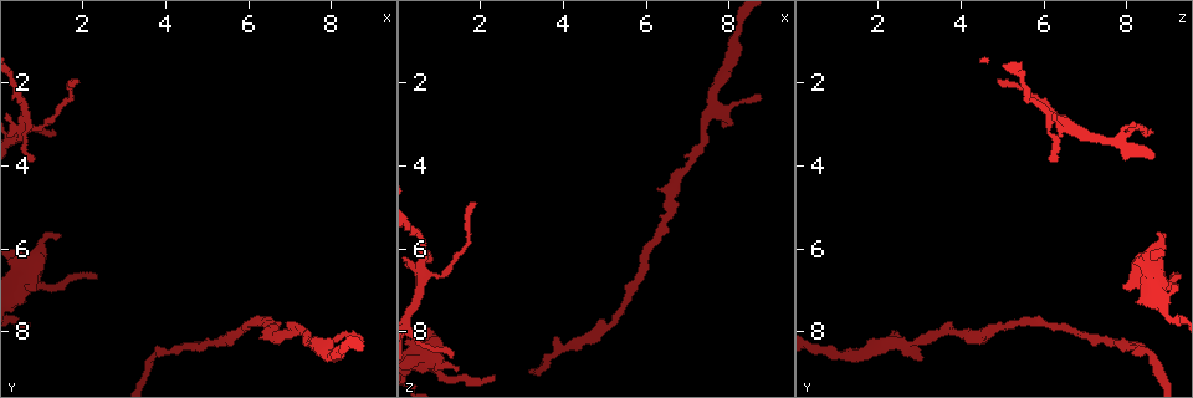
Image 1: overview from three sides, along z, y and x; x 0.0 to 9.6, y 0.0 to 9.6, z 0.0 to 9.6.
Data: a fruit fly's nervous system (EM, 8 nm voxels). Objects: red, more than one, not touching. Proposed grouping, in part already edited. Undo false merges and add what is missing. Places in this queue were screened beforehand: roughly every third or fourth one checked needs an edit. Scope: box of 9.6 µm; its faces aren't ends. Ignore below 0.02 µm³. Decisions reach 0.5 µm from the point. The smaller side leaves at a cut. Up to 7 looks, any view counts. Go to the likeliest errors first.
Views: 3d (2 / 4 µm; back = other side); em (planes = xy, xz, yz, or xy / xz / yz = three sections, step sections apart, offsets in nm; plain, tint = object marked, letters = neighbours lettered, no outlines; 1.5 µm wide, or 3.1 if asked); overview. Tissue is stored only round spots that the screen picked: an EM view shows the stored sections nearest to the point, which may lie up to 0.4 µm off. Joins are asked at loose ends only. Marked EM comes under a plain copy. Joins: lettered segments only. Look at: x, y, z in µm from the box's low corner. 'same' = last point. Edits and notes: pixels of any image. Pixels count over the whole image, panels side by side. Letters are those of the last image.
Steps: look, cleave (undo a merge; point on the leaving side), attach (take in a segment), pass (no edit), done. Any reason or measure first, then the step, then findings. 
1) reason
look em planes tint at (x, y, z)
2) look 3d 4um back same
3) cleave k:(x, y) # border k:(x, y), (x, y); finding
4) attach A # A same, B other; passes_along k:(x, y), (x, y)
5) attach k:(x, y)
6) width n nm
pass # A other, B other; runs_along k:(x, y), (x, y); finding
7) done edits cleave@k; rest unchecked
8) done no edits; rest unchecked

free end
look em planes letters at (1.50, 5.70, 8.95)

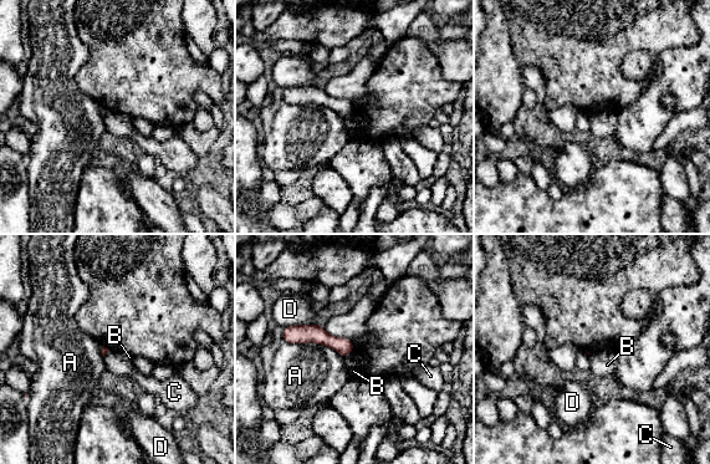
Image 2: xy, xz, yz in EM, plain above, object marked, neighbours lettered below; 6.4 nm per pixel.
pass # A other, B other, C other, D other; runs_along 2:(286, 330), (317, 334), (350, 347); no lettered segment goes on from it

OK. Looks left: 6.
tapers out
look 3d 2um at (1.85, 1.95, 4.90)

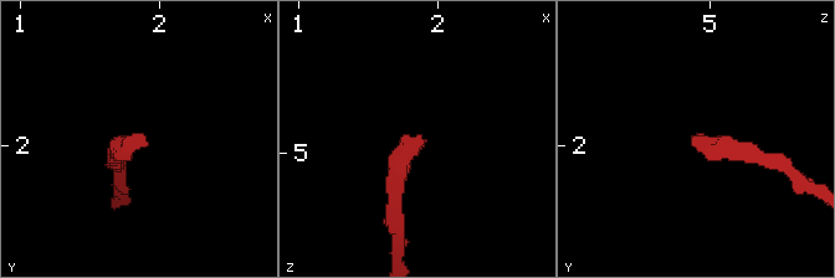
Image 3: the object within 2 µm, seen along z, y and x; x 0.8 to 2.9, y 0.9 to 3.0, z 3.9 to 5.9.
look em yz step 4 tint at (1.88, 1.98, 4.92)

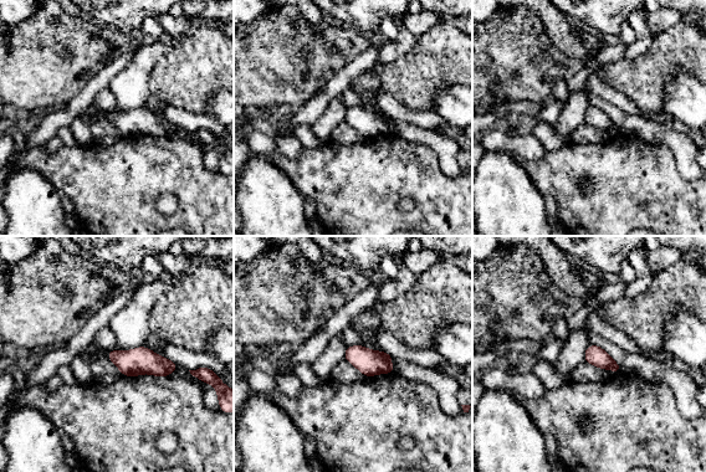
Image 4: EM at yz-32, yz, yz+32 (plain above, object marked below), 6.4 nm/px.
cut it another way
look em planes letters same

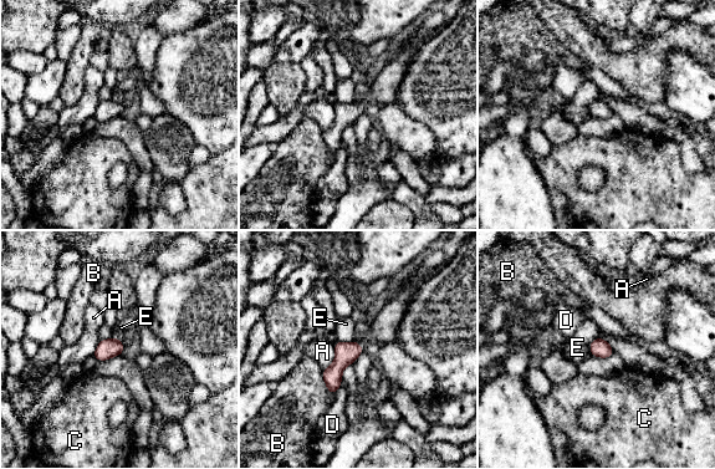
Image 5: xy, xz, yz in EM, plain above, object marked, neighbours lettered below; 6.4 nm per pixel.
pass # A other, B other, C other, D other, E other; none of them fits

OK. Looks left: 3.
an open end
look 3d 4um at (8.75, 8.10, 2.25)

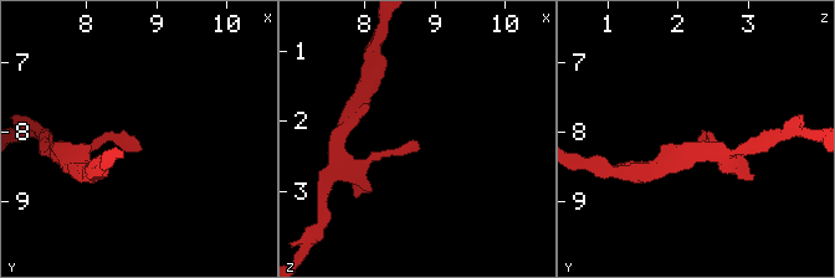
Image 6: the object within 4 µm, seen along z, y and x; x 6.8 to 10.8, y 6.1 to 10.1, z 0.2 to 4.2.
shape alone is not enough
look em xy step 8 tint at (8.75, 8.15, 2.30)

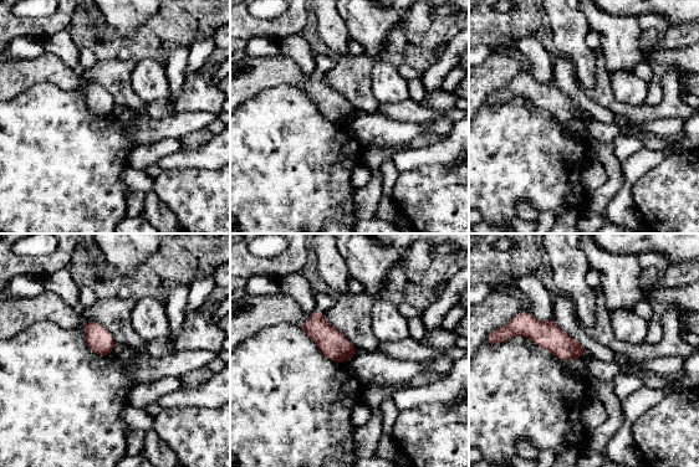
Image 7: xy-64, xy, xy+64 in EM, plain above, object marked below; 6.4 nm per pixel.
another direction
look em planes letters same

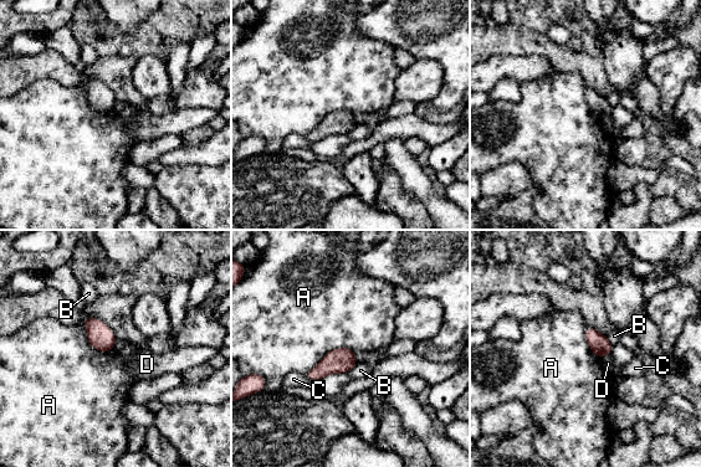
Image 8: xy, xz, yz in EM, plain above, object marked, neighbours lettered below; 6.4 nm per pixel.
longest_contact A 360 nm
pass # A other, B other, C other, D other; border 8:(356, 353), (334, 348), (303, 373); none of them fits

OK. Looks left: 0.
done no edits; rest unchecked

